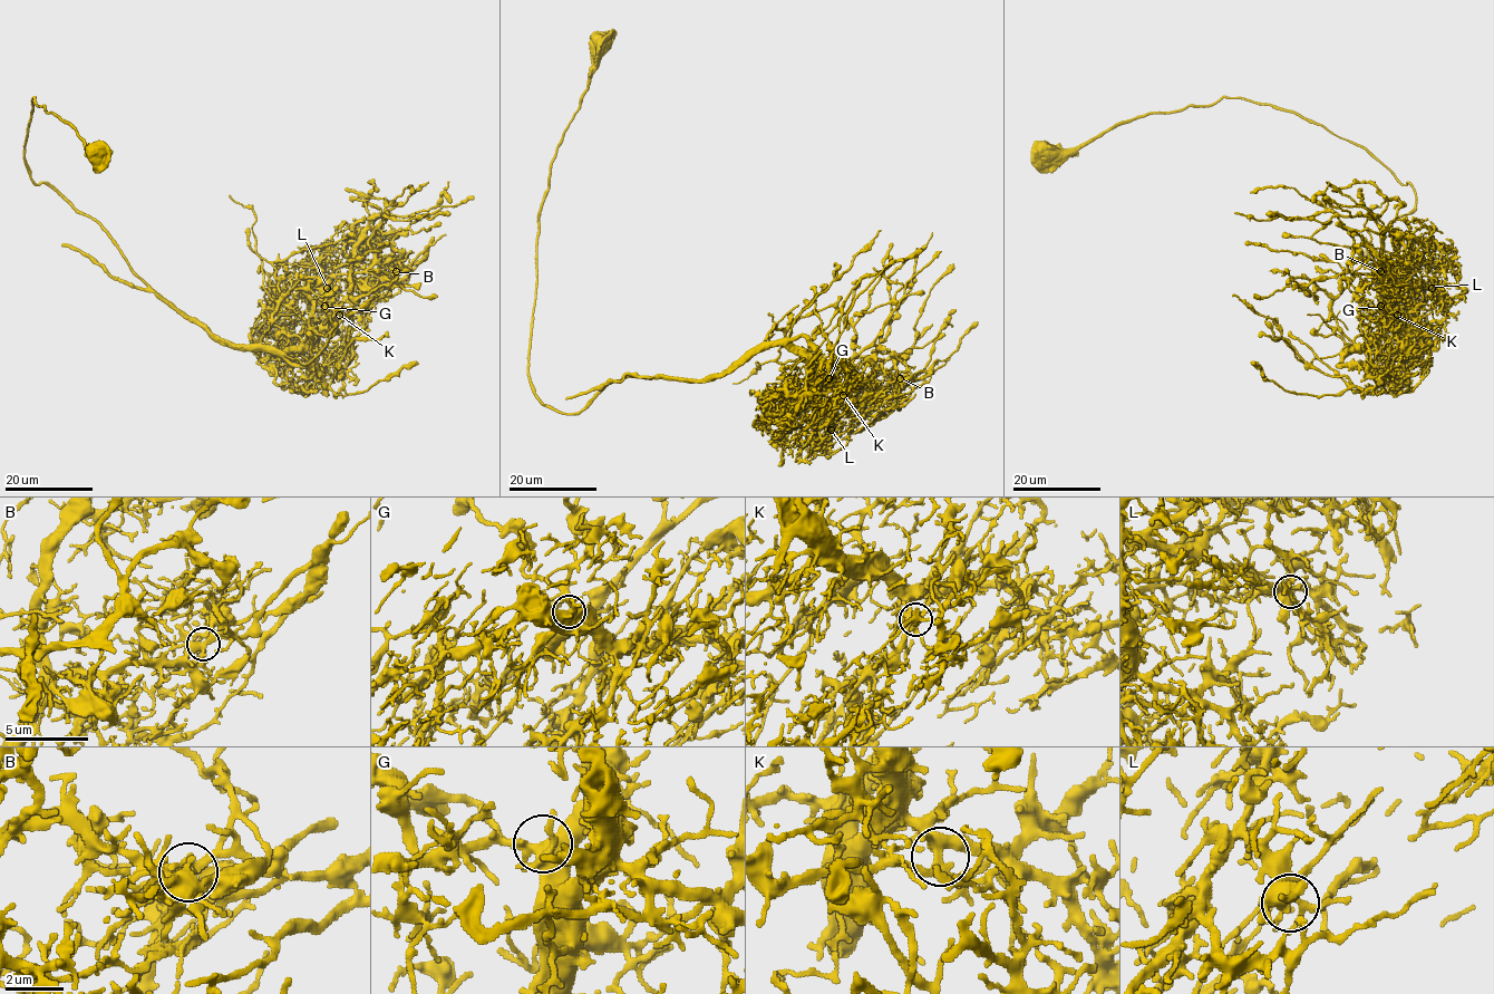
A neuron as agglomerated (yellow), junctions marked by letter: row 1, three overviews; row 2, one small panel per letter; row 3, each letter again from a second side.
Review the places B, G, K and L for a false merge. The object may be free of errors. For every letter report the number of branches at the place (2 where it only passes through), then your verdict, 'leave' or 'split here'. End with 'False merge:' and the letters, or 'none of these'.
B: 6 branches meet; split here
G: 7 branches meet; leave
K: 6 branches meet; leave
L: 7 branches meet; leave
False merge: B

